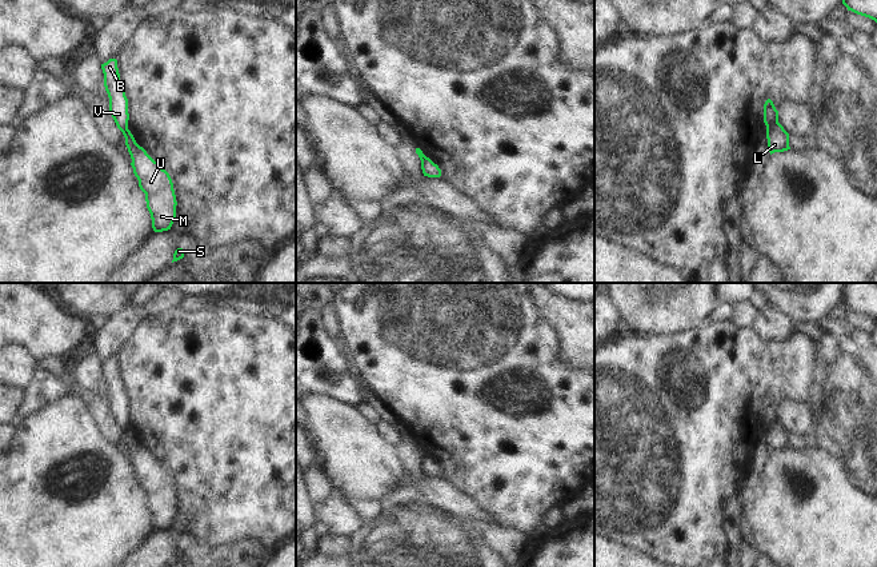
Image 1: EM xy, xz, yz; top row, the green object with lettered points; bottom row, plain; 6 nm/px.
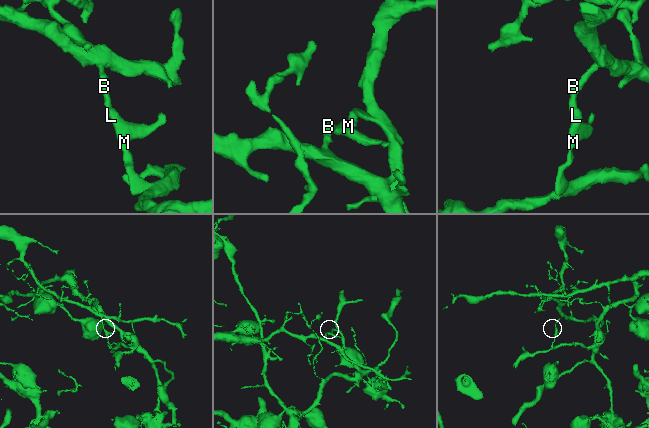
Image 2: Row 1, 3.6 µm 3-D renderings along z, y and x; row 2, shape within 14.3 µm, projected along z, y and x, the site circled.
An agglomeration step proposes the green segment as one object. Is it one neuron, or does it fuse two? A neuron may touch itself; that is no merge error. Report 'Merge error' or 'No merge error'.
Merge error.

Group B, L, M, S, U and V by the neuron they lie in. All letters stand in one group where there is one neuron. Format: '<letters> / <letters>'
B V / L M S U

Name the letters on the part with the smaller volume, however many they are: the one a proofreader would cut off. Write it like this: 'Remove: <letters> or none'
Remove: B, V.

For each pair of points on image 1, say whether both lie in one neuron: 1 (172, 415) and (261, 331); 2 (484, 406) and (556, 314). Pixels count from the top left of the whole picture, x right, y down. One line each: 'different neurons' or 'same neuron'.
1: same neuron
2: different neurons

